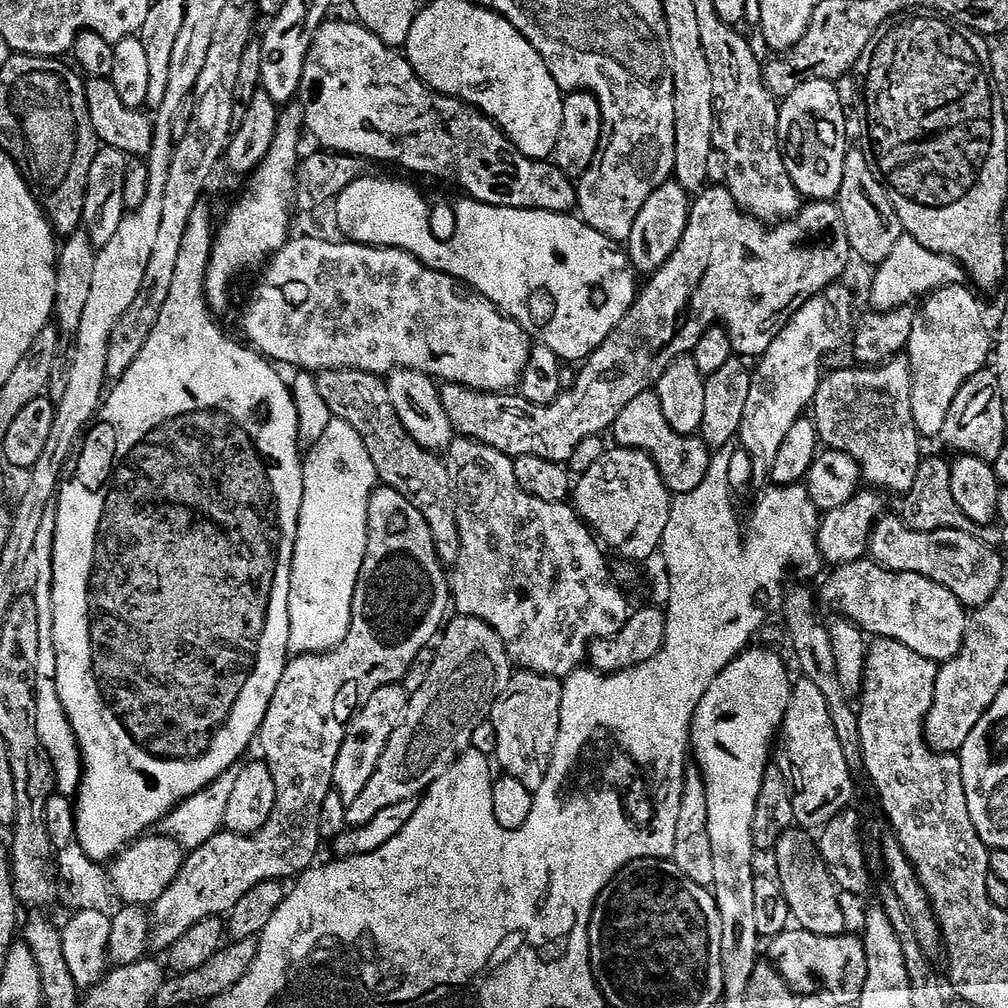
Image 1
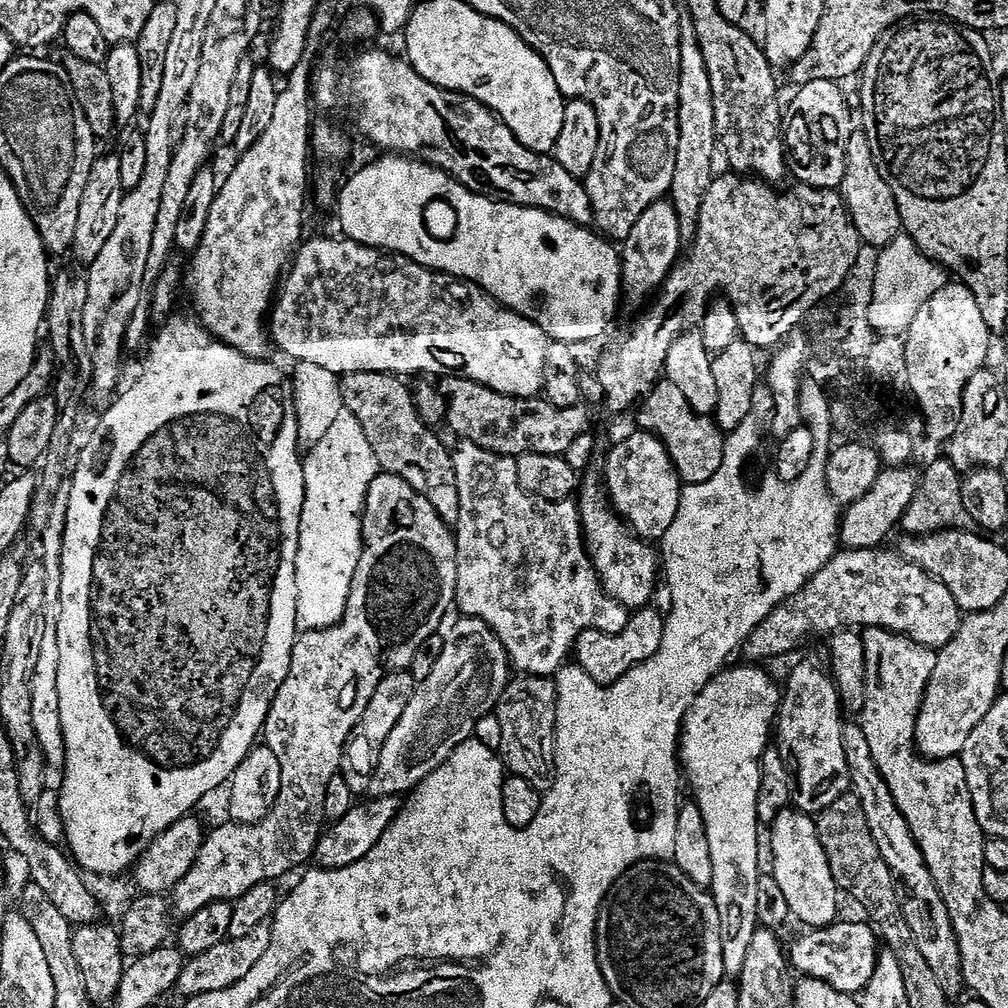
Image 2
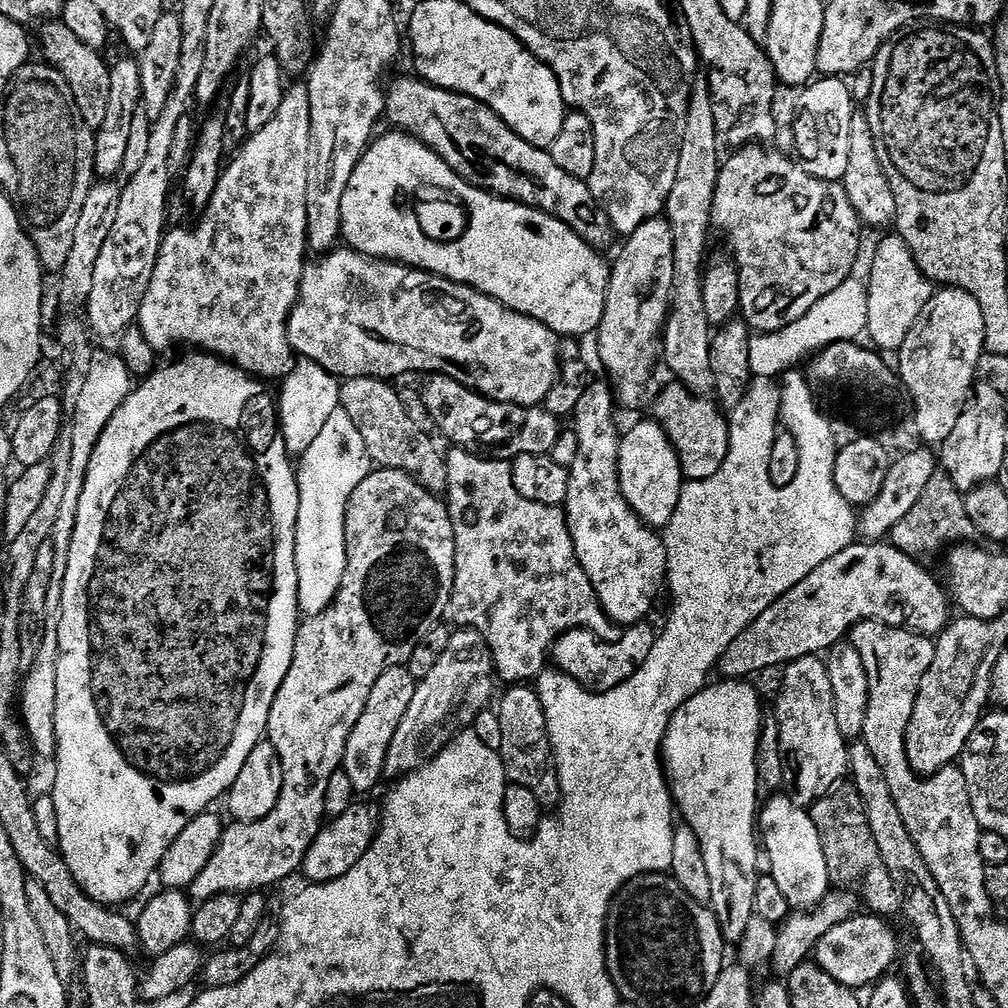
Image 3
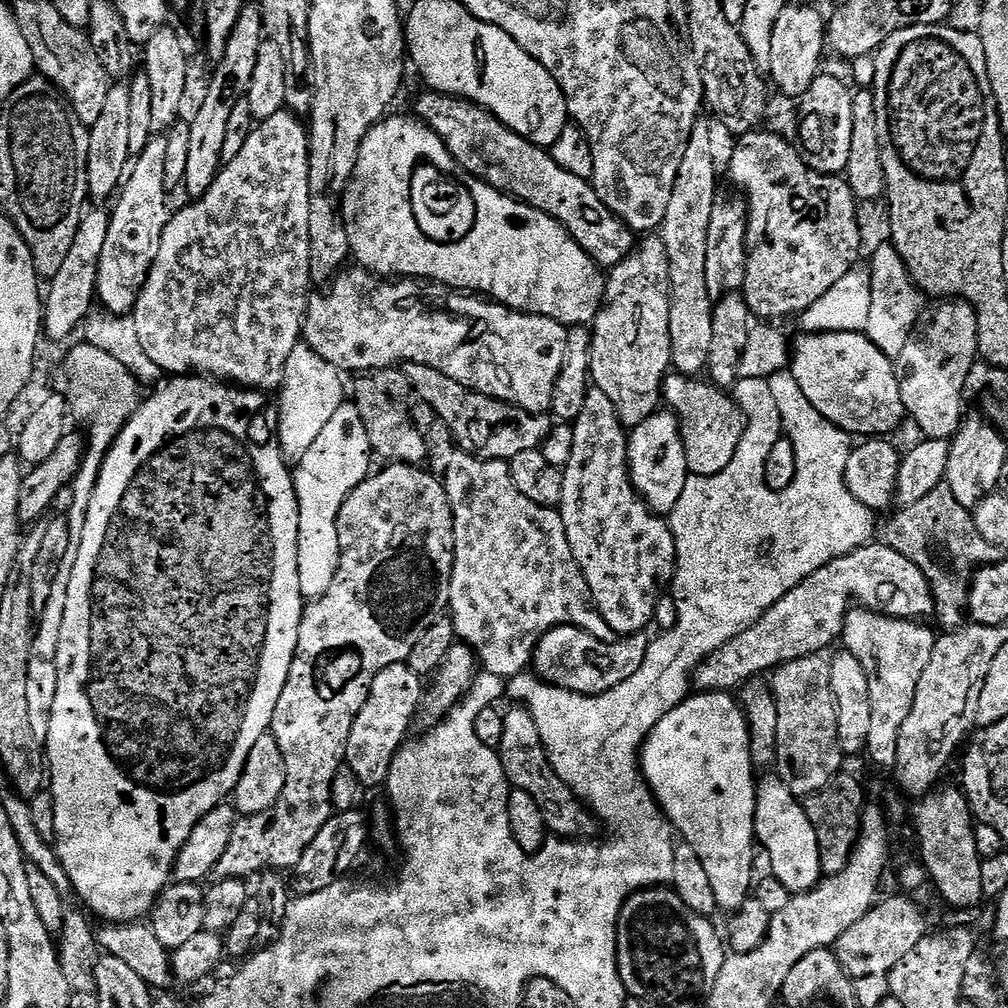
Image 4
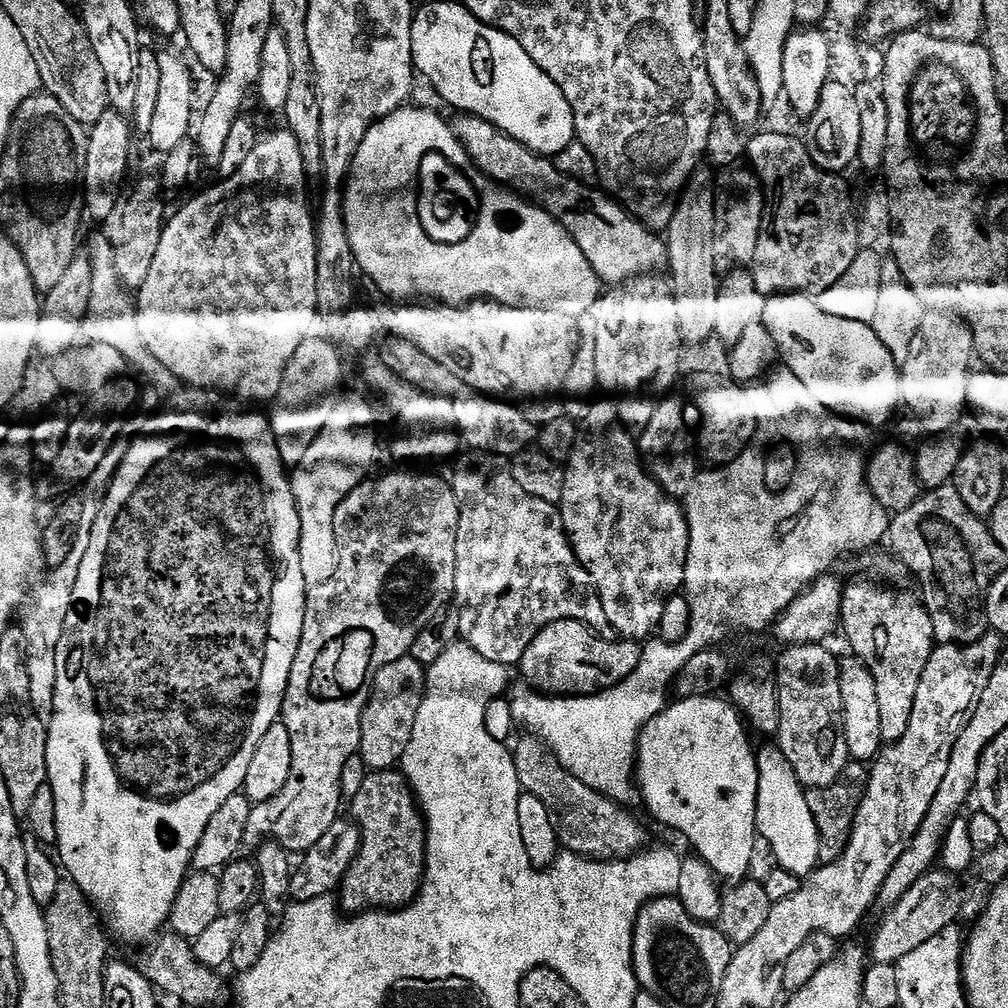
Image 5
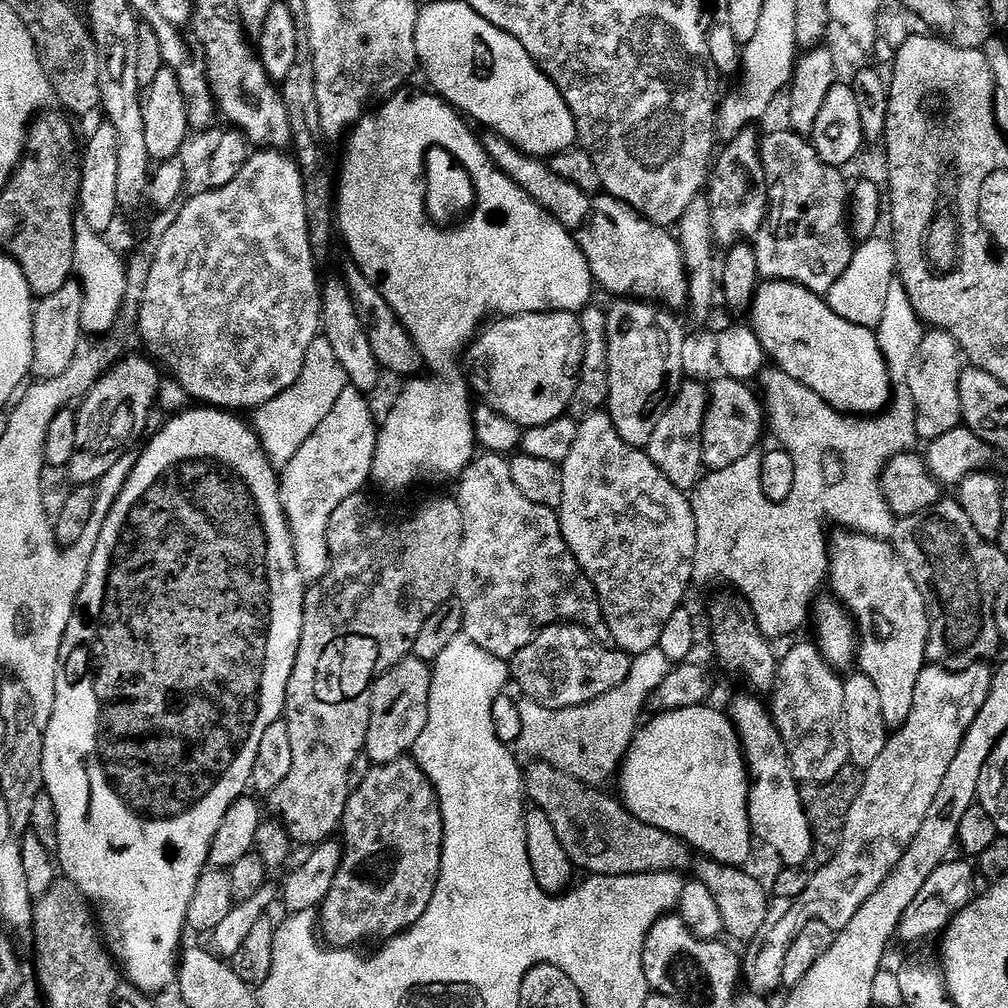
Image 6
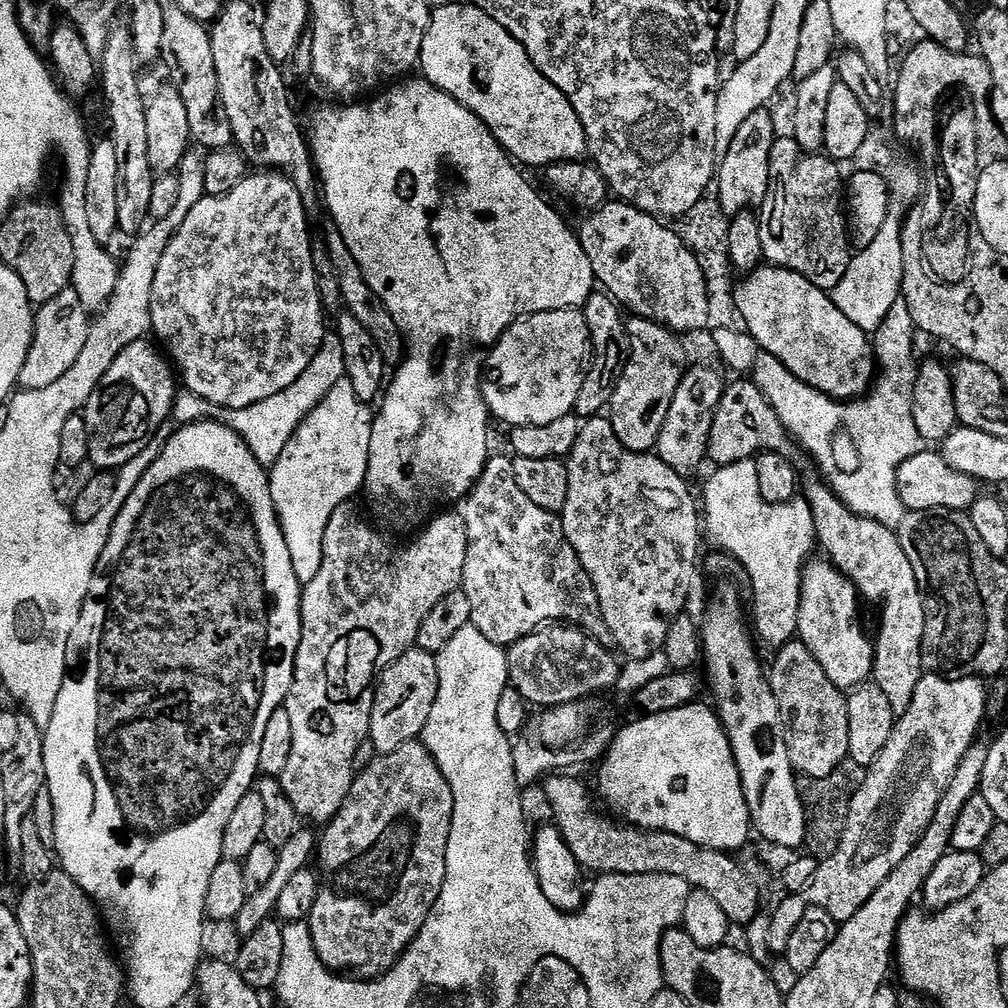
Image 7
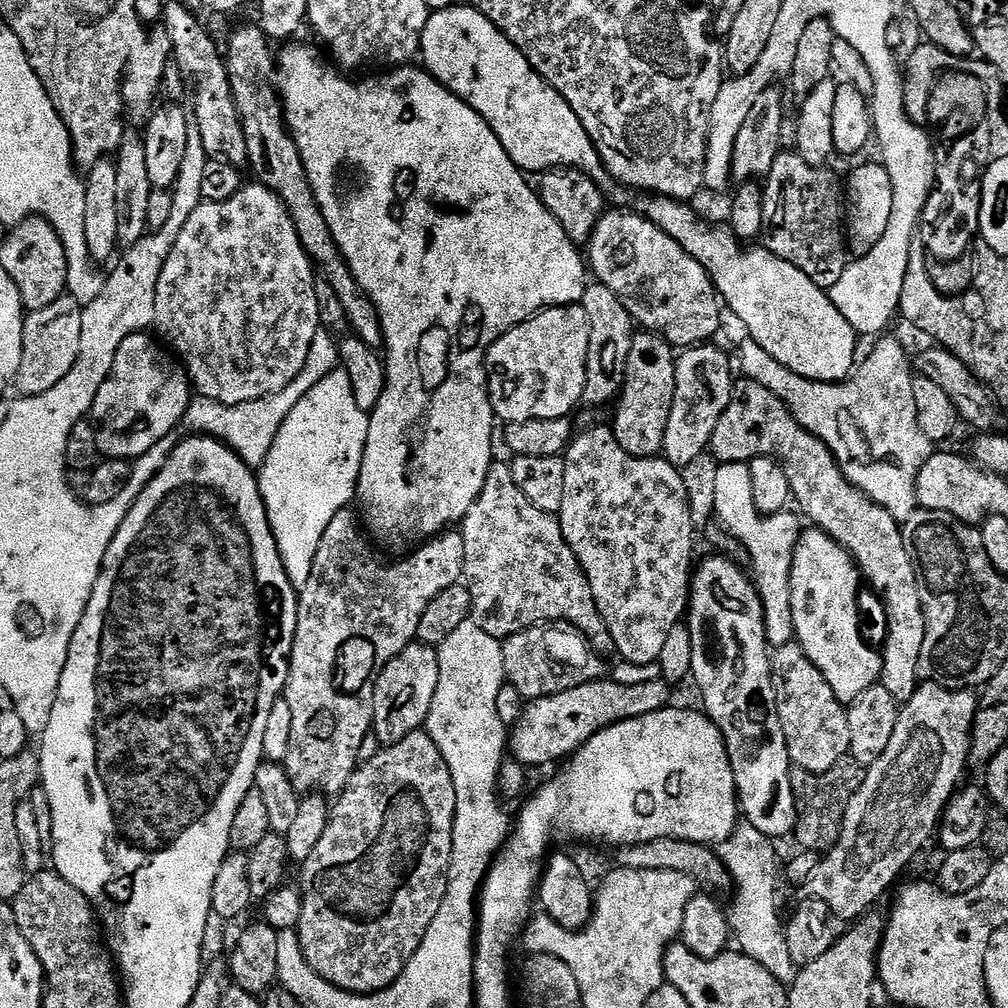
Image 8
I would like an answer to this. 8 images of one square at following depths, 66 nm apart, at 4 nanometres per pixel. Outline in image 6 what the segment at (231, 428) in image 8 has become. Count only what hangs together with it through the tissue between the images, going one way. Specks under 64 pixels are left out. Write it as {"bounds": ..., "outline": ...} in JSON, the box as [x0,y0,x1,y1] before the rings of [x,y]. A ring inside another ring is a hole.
{"bounds":[252,336,347,469],"outline":[[[323,336],[316,337],[311,343],[311,350],[306,356],[298,382],[253,413],[252,425],[274,468],[283,469],[292,460],[306,438],[325,420],[326,414],[332,412],[342,390],[347,386],[345,370],[338,362],[338,356],[329,340]]]}

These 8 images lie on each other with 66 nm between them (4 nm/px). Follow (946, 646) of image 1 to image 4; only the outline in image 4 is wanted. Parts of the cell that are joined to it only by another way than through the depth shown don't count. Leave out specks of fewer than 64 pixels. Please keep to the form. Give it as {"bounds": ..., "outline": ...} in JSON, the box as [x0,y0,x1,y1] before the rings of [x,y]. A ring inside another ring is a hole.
{"bounds":[692,542,936,694],"outline":[[[883,542],[865,544],[810,574],[810,578],[794,586],[794,590],[790,590],[773,608],[766,610],[754,626],[730,638],[726,646],[718,646],[718,650],[714,650],[714,654],[696,669],[692,688],[697,693],[732,694],[748,680],[763,677],[786,662],[823,653],[823,648],[843,637],[844,623],[854,605],[863,606],[869,612],[880,612],[883,616],[917,622],[931,617],[936,610],[926,578],[910,558],[898,554],[898,550]]]}

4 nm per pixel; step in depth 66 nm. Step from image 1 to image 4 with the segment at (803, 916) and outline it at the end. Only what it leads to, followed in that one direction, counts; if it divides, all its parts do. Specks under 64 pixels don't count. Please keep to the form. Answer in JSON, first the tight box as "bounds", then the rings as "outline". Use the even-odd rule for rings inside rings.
{"bounds":[756,774,822,894],"outline":[[[768,774],[759,781],[756,789],[756,838],[759,847],[768,851],[768,860],[772,863],[771,875],[786,886],[794,894],[811,892],[822,879],[820,871],[820,851],[818,838],[814,834],[814,826],[810,826],[810,818],[806,814],[803,803],[795,794],[780,781],[779,775]]]}

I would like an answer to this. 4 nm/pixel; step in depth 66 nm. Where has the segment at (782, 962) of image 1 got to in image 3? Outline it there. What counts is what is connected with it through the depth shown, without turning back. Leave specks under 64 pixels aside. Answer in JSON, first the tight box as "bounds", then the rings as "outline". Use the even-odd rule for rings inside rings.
{"bounds":[815,916,896,990],"outline":[[[852,916],[846,922],[834,926],[816,943],[815,963],[826,969],[830,978],[847,988],[855,990],[875,985],[896,960],[896,936],[888,929],[888,924],[889,921],[882,916]]]}

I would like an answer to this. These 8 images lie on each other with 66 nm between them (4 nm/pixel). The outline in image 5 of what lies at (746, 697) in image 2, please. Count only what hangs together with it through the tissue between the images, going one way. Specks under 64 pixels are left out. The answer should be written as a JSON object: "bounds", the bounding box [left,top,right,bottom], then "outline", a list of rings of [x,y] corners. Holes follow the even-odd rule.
{"bounds":[638,695,758,882],"outline":[[[719,695],[699,696],[698,698],[688,698],[686,700],[677,699],[675,702],[665,706],[657,716],[644,727],[638,741],[638,792],[644,795],[644,804],[648,807],[648,812],[660,824],[665,824],[668,828],[673,828],[676,832],[681,832],[686,839],[692,843],[692,848],[697,857],[705,860],[712,867],[717,877],[724,876],[728,882],[740,882],[749,875],[748,867],[752,864],[752,855],[756,852],[758,845],[758,833],[756,831],[756,795],[758,794],[758,770],[756,769],[756,752],[752,744],[748,741],[749,729],[742,719],[740,712],[732,706],[727,699],[719,700]]]}

